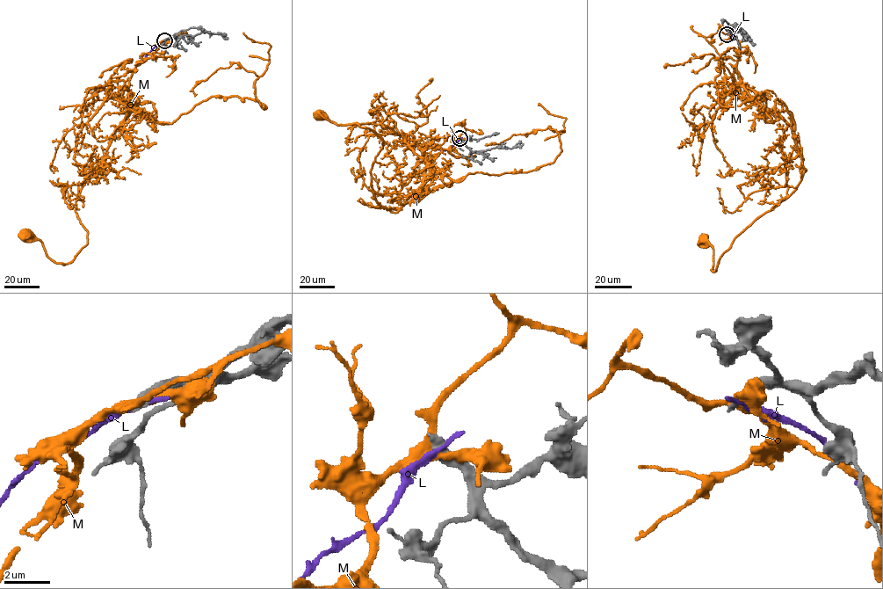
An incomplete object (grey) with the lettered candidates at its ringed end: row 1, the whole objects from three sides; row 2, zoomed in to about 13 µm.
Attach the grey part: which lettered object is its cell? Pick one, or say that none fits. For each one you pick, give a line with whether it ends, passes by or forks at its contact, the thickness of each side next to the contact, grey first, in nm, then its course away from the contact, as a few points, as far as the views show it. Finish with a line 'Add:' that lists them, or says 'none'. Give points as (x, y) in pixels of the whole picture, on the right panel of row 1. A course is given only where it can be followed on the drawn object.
Add: none

